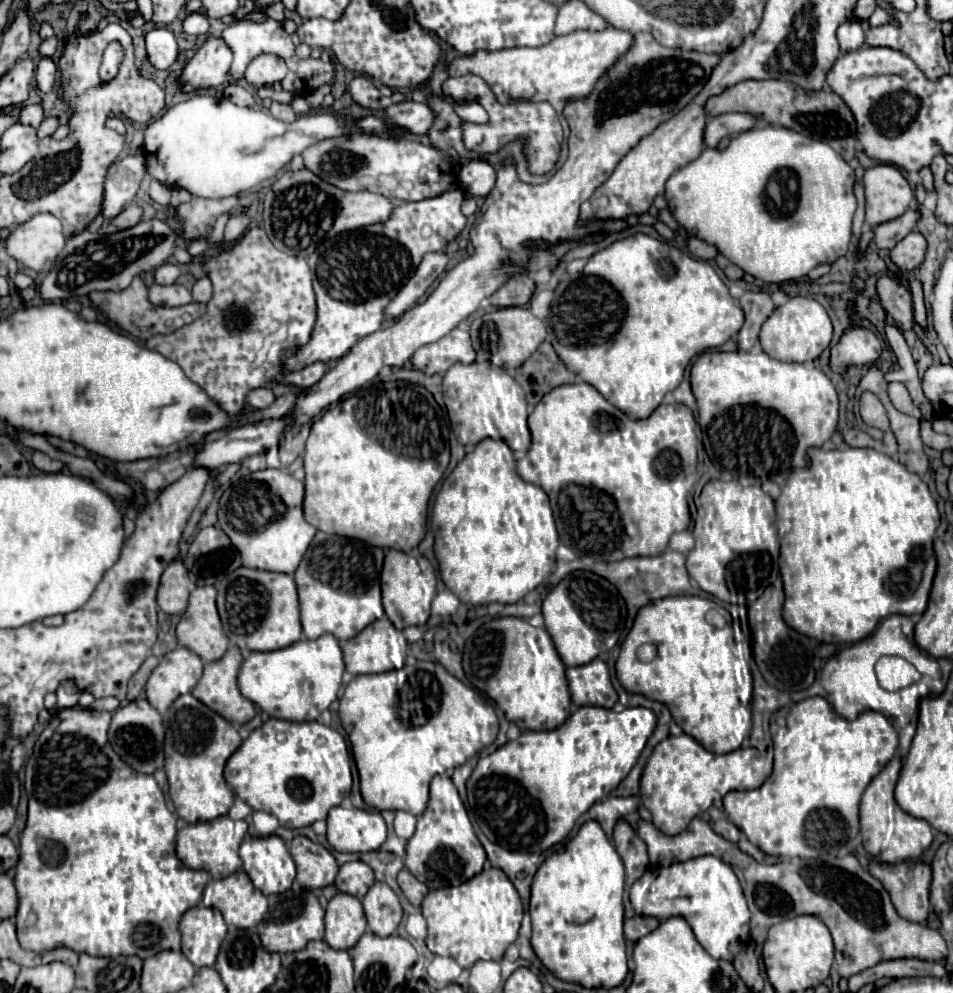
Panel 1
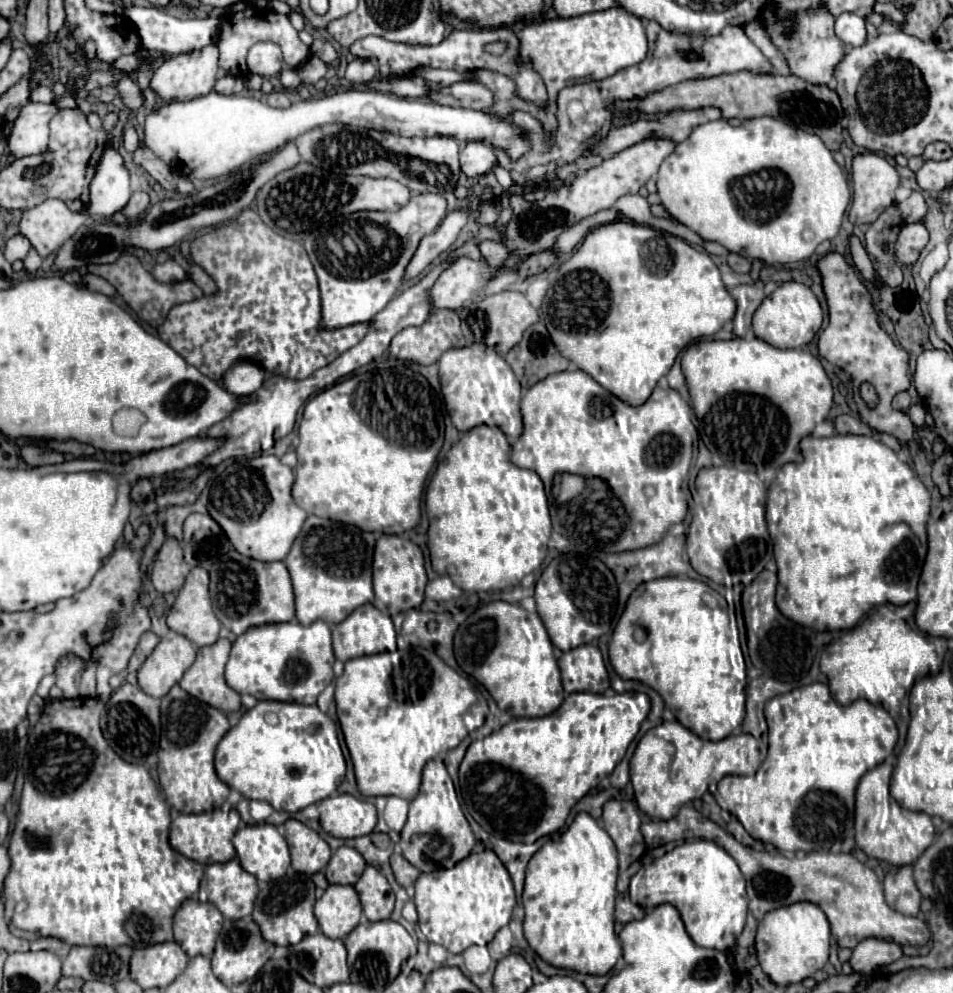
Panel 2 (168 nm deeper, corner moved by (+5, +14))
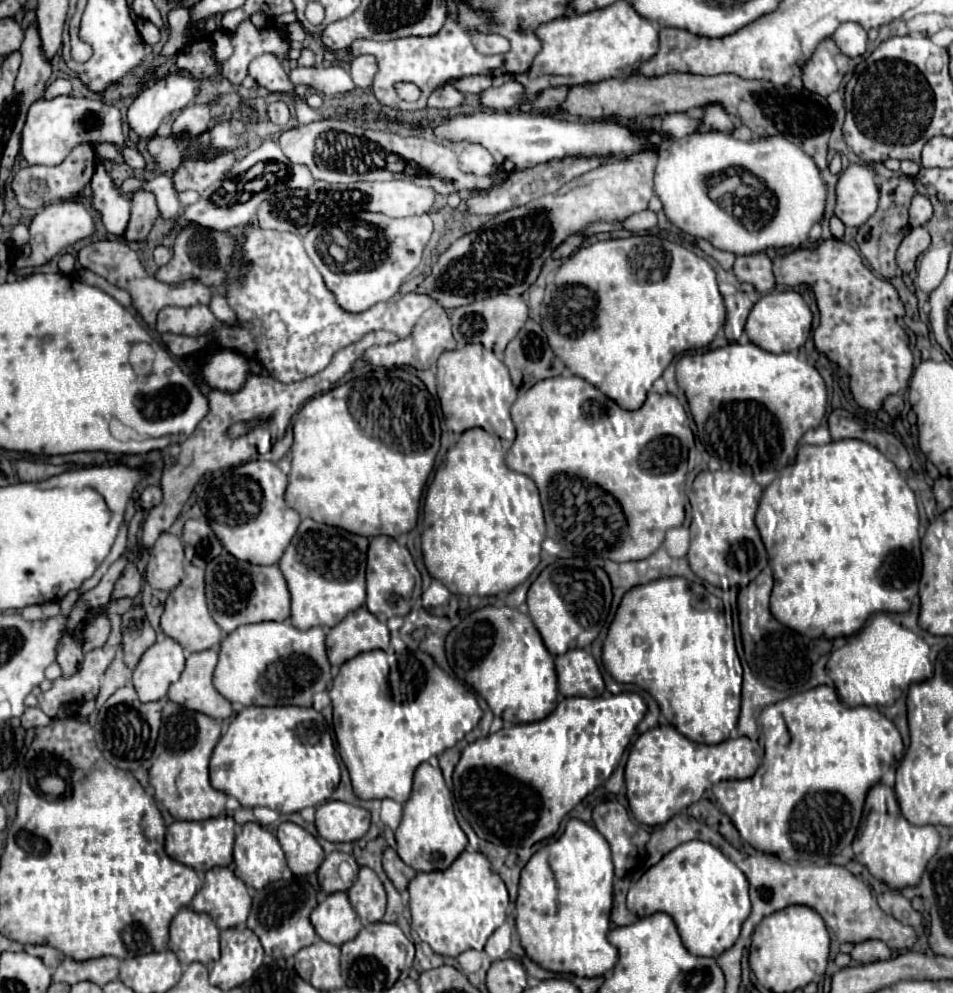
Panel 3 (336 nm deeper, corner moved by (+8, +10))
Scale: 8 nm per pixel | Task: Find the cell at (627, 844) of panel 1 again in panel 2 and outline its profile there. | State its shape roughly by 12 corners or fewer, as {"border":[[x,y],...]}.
{"border":[[608,800],[604,830],[616,844],[620,870],[646,850],[632,802]]}

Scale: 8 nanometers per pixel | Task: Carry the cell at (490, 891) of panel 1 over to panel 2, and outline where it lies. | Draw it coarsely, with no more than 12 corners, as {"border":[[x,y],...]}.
{"border":[[492,850],[420,874],[428,942],[486,946],[516,906]]}

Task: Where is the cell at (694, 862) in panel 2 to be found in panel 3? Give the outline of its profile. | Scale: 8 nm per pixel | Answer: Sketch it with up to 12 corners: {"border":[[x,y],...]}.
{"border":[[691,840],[633,883],[627,908],[669,914],[719,958],[751,912],[745,874]]}

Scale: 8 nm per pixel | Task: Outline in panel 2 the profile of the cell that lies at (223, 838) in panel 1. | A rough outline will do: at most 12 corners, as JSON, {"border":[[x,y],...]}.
{"border":[[235,809],[180,814],[170,844],[200,864],[236,856]]}

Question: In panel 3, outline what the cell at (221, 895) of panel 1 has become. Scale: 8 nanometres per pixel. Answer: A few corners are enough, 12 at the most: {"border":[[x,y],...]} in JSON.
{"border":[[231,868],[205,872],[191,906],[225,930],[247,920],[251,896]]}

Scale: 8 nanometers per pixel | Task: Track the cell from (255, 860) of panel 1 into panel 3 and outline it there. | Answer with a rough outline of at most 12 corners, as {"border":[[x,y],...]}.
{"border":[[261,824],[235,838],[235,874],[257,890],[281,878],[285,854]]}

